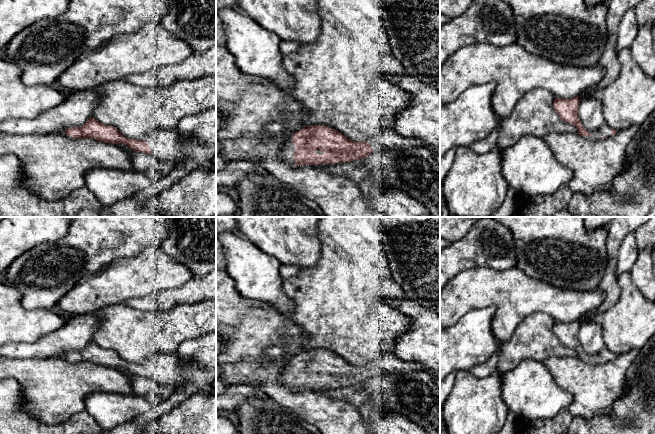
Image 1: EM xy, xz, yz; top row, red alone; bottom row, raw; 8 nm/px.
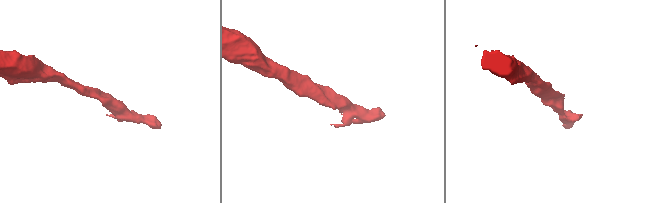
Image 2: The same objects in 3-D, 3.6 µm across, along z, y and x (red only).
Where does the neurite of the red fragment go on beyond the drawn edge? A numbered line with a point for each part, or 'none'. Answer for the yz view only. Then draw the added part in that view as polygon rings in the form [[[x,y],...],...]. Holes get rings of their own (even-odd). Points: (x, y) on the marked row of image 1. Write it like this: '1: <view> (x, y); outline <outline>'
1: yz (605, 131); outline [[[605,123],[602,125],[602,127],[596,131],[588,131],[588,133],[590,134],[589,136],[583,136],[584,138],[587,139],[592,139],[592,140],[601,140],[604,137],[611,137],[611,127]]]

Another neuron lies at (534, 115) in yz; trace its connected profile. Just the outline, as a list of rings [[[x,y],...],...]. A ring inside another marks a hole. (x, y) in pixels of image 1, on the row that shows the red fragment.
[[[544,89],[527,92],[511,114],[500,122],[497,150],[511,147],[524,136],[544,138],[552,132],[578,133],[575,126],[563,121],[556,113],[553,105],[556,98]]]

